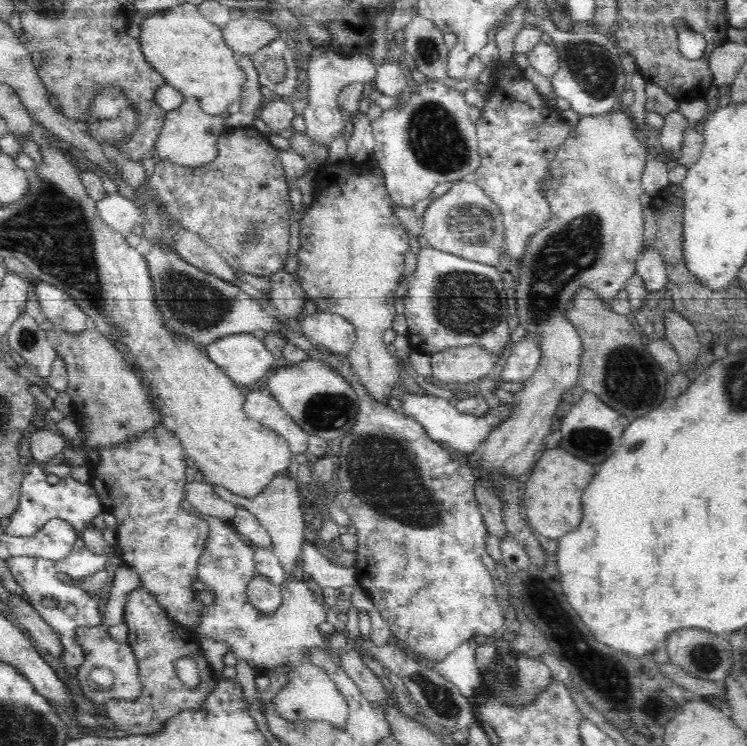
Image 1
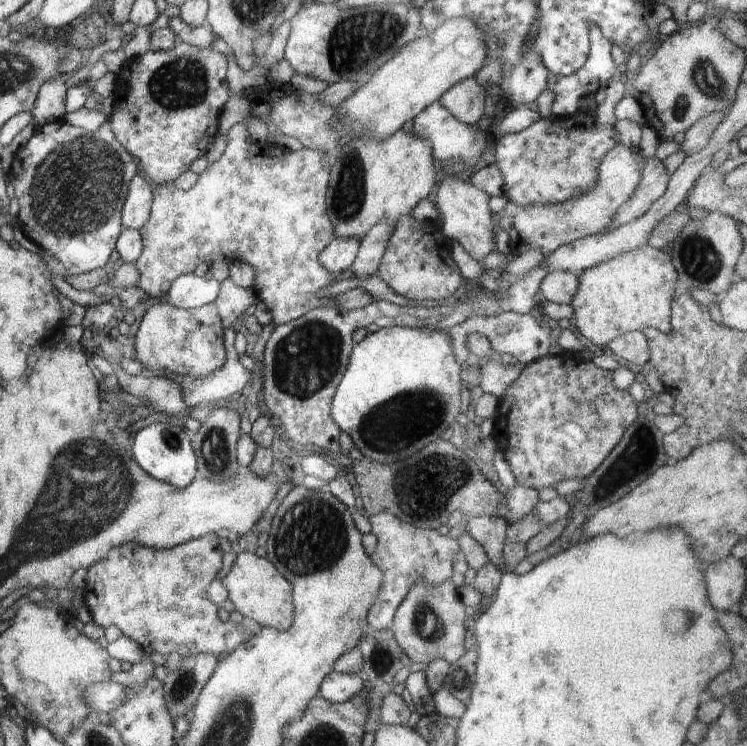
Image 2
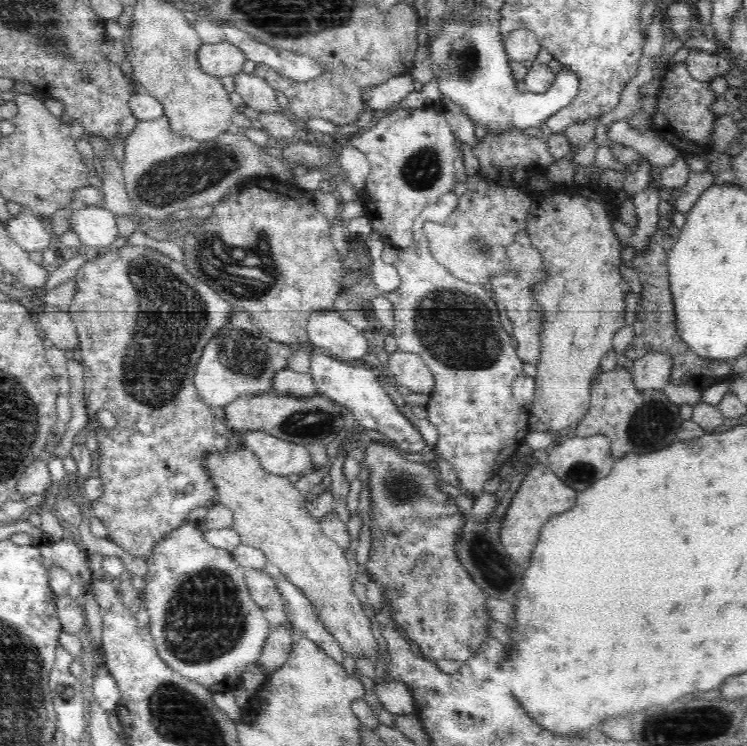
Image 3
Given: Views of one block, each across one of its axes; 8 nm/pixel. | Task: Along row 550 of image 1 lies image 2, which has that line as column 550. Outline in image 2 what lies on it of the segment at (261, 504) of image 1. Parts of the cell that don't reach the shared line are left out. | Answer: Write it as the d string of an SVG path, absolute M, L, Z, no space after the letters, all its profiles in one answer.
M552 271L542 279L538 295L540 300L570 305L578 287L578 275L570 271Z

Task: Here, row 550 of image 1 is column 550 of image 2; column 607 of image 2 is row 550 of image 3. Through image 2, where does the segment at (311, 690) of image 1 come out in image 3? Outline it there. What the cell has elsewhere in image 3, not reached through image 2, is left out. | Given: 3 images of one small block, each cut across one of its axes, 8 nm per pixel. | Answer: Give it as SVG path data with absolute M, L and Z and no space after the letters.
M187 522L176 528L171 534L168 534L166 538L162 538L162 540L154 546L152 554L145 559L148 570L147 574L144 576L146 587L144 592L142 592L141 598L144 601L144 606L147 608L150 618L148 631L150 631L152 639L154 639L156 651L158 651L162 661L186 678L196 681L199 685L206 687L209 691L217 689L219 692L226 692L226 690L232 690L232 688L238 684L240 676L247 671L246 666L248 666L248 664L256 664L256 662L258 662L258 658L260 658L260 654L268 638L270 626L268 620L262 615L264 608L258 606L250 596L245 579L246 568L240 566L240 563L236 562L231 551L212 546L210 543L206 542L206 539L204 539L204 530L202 525Z

